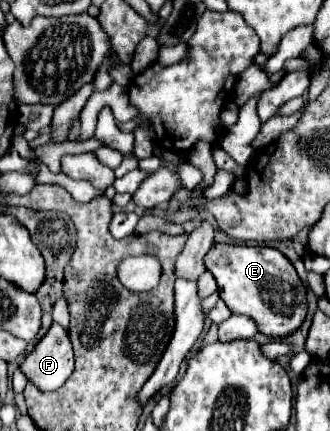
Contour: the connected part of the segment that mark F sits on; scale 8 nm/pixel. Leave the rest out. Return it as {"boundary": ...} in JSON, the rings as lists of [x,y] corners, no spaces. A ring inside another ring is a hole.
{"boundary":[[[53,322],[49,332],[37,342],[37,346],[21,362],[25,376],[43,392],[59,388],[73,372],[75,358],[67,330]]]}

